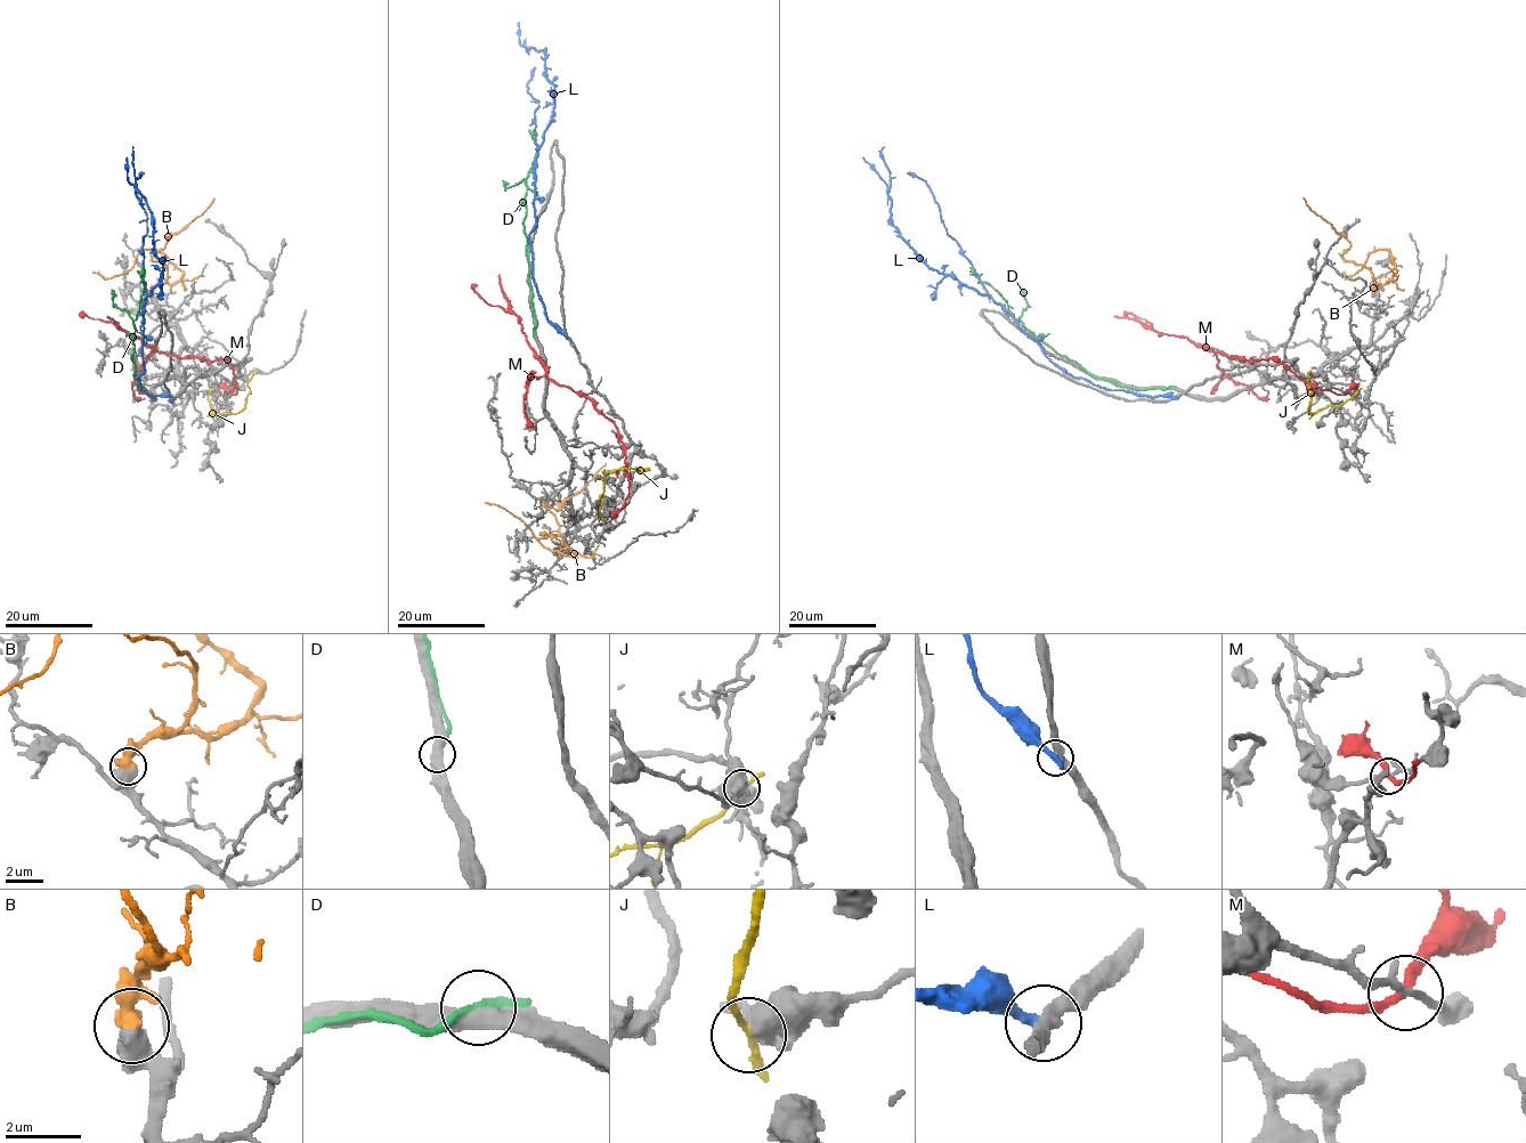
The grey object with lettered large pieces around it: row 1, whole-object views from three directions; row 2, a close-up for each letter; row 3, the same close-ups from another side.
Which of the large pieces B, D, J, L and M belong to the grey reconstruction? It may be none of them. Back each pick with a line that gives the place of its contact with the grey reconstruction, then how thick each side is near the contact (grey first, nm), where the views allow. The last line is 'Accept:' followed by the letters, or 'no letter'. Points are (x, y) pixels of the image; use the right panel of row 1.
B: contact (1373, 292); calibres 480 and 440 nm
Accept: B

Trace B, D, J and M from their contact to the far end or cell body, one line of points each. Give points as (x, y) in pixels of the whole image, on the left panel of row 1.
B: (151, 291), (157, 284), (175, 284), (183, 273), (157, 251), (143, 250), (130, 269), (111, 278), (92, 272)
D: (143, 387), (137, 384), (131, 355), (135, 318), (145, 286), (143, 267)
J: (209, 391), (208, 399), (211, 411), (237, 413), (250, 390), (248, 381), (258, 371)
M: (230, 392), (234, 395), (237, 387), (226, 358), (202, 361), (154, 351), (112, 322), (83, 316)

